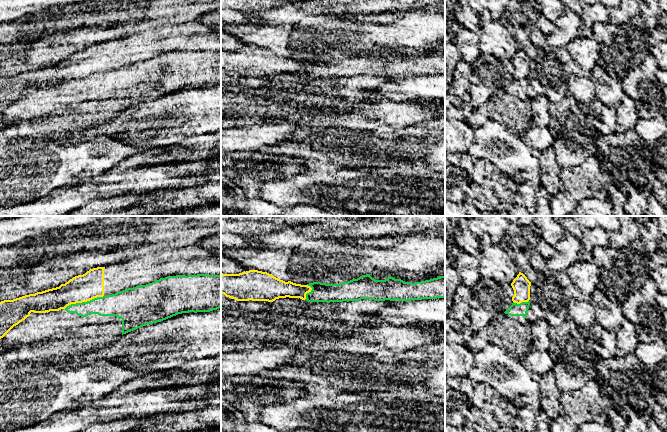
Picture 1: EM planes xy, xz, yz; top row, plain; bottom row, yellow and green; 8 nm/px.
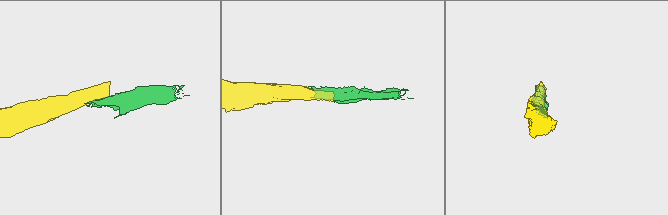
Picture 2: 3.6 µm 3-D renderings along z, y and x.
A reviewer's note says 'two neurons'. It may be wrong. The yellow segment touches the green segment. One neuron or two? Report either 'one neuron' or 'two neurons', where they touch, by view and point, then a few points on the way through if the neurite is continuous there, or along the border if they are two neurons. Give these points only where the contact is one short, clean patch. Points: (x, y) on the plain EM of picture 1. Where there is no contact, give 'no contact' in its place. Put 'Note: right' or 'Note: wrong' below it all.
two neurons | xy (83, 77) | along xy (103, 71), (86, 77), (71, 79), (64, 84)
Note: right

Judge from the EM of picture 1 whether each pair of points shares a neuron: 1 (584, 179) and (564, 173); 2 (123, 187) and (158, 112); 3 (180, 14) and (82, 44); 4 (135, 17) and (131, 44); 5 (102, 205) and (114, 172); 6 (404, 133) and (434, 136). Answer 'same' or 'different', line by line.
1: same
2: different
3: same
4: different
5: different
6: same

